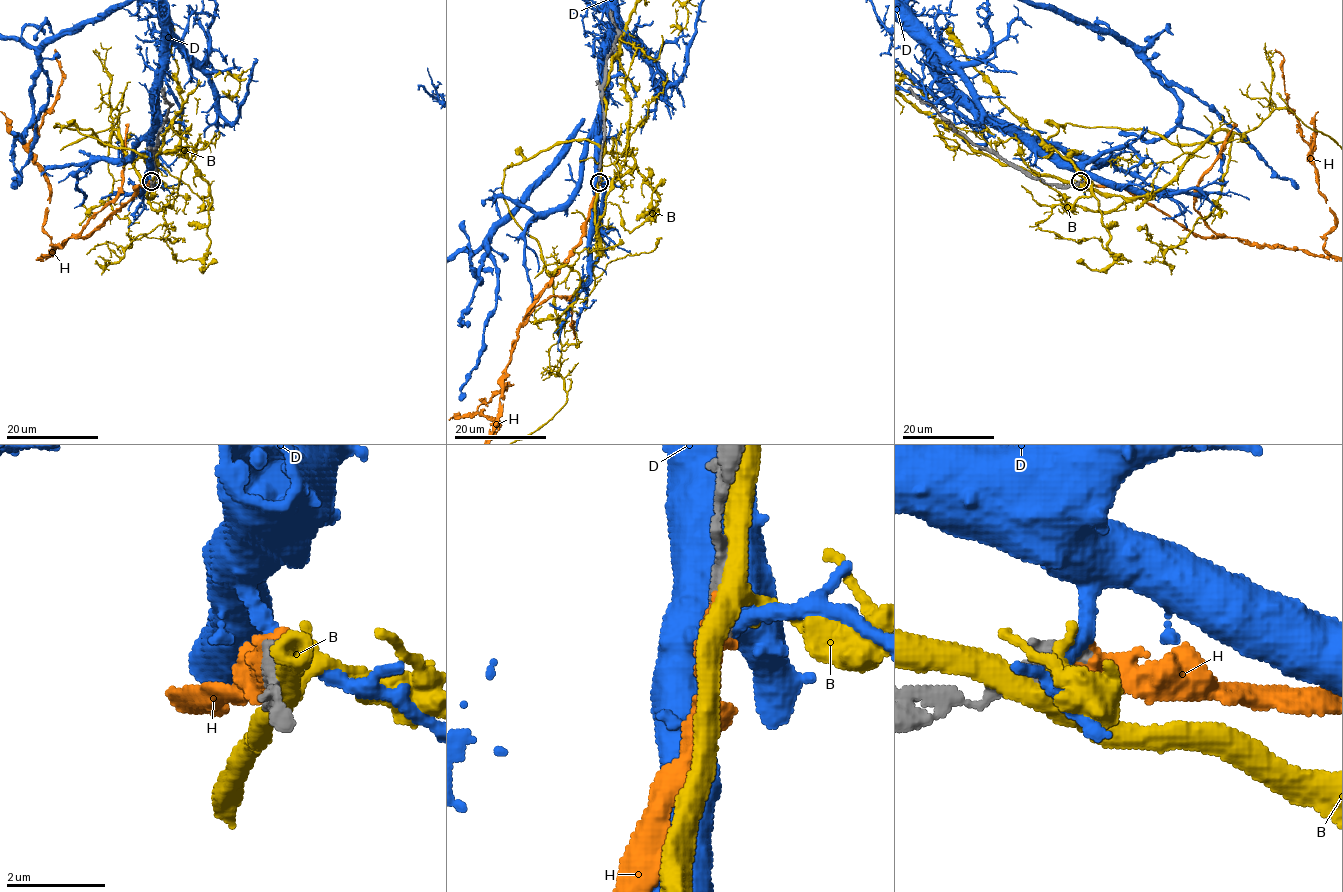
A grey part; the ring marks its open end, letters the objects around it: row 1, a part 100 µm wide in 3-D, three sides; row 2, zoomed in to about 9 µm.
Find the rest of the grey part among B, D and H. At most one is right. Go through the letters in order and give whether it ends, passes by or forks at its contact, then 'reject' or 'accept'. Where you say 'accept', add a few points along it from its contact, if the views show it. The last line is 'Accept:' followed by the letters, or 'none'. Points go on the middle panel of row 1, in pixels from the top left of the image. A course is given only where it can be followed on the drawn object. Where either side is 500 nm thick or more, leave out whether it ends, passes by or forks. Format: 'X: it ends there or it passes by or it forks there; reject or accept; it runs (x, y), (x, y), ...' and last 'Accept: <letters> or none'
B: it forks there; reject
D: it passes by; reject
H: accept; it runs (599, 181), (586, 230), (518, 332), (493, 437), (497, 421), (477, 408), (510, 385), (504, 385), (503, 376)
Accept: H

